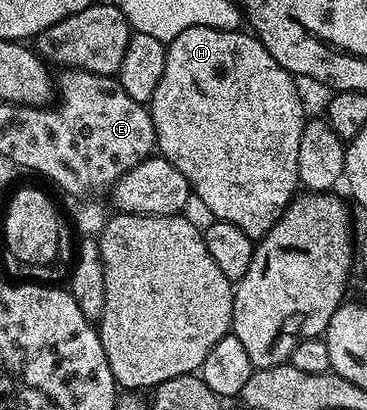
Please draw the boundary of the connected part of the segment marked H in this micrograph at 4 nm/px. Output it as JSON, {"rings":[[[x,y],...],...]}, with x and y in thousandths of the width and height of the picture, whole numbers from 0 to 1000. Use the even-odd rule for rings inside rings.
{"rings":[[[531,63],[520,73],[499,73],[499,83],[488,83],[488,93],[458,100],[450,120],[450,159],[444,161],[444,190],[433,190],[433,210],[422,210],[422,229],[414,244],[406,246],[401,261],[411,280],[417,280],[417,305],[422,307],[422,327],[428,329],[428,349],[422,354],[425,368],[450,383],[455,395],[466,395],[466,405],[477,405],[477,415],[488,415],[488,424],[499,424],[499,434],[510,434],[523,476],[548,485],[548,498],[572,517],[572,529],[580,537],[616,537],[640,551],[651,551],[651,561],[662,561],[662,571],[673,571],[689,588],[703,588],[719,580],[728,561],[738,561],[738,551],[749,551],[749,541],[760,541],[760,532],[771,522],[771,512],[798,490],[798,480],[815,459],[815,441],[809,427],[815,424],[815,337],[826,337],[826,317],[831,315],[831,298],[837,276],[831,276],[831,254],[820,246],[820,224],[809,217],[812,198],[804,193],[798,178],[779,171],[771,161],[760,161],[760,151],[749,151],[749,141],[738,141],[738,132],[714,112],[708,98],[698,88],[681,83],[668,73],[649,73],[643,78],[610,78],[594,68],[567,68],[564,63]]]}

